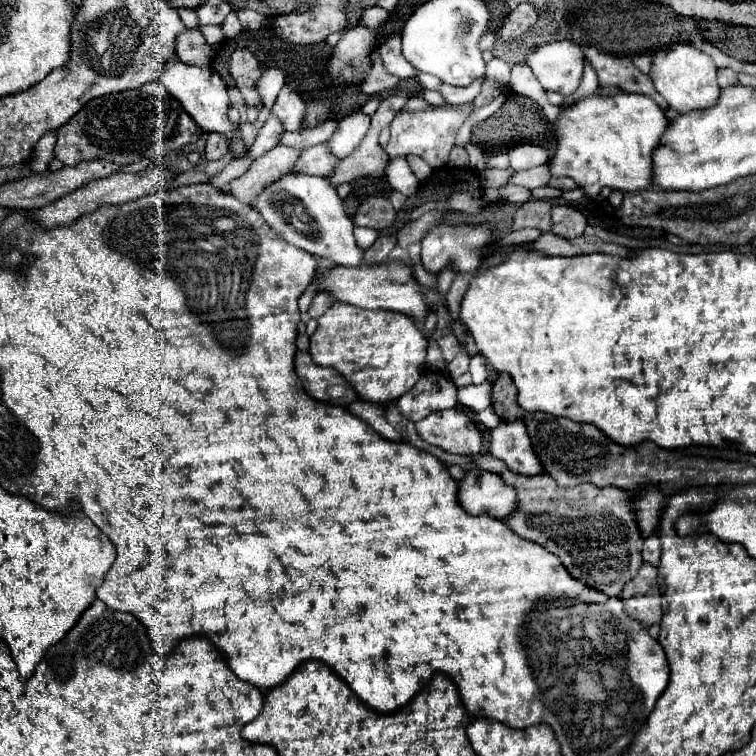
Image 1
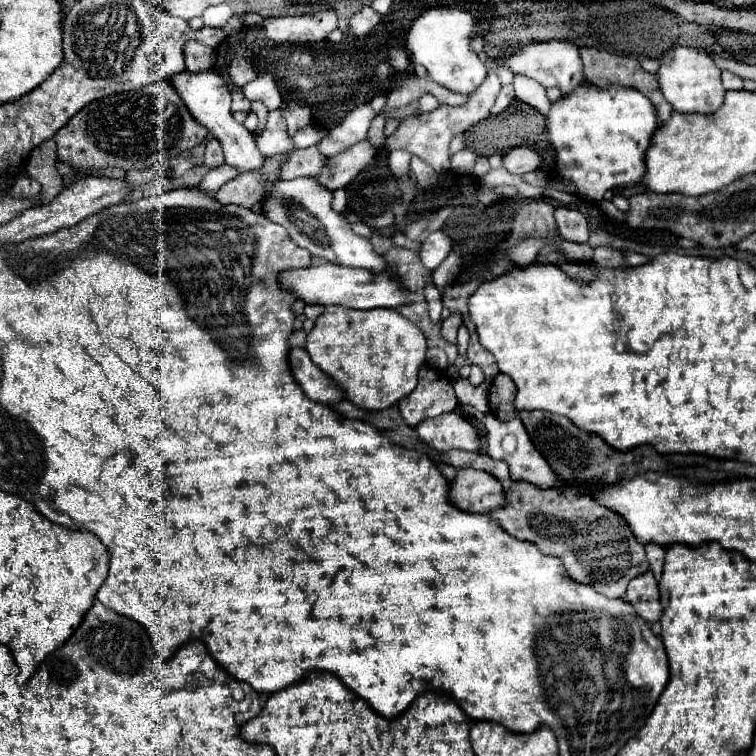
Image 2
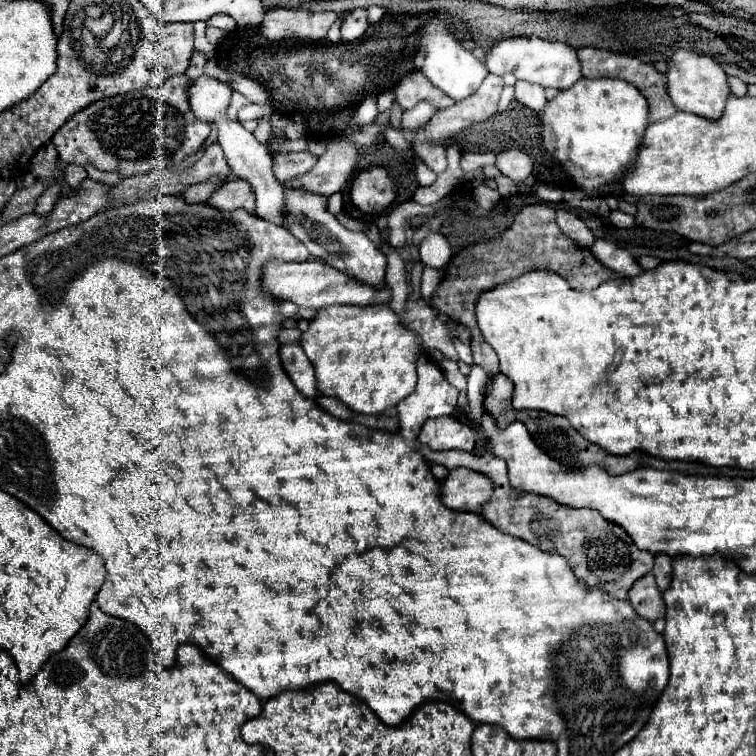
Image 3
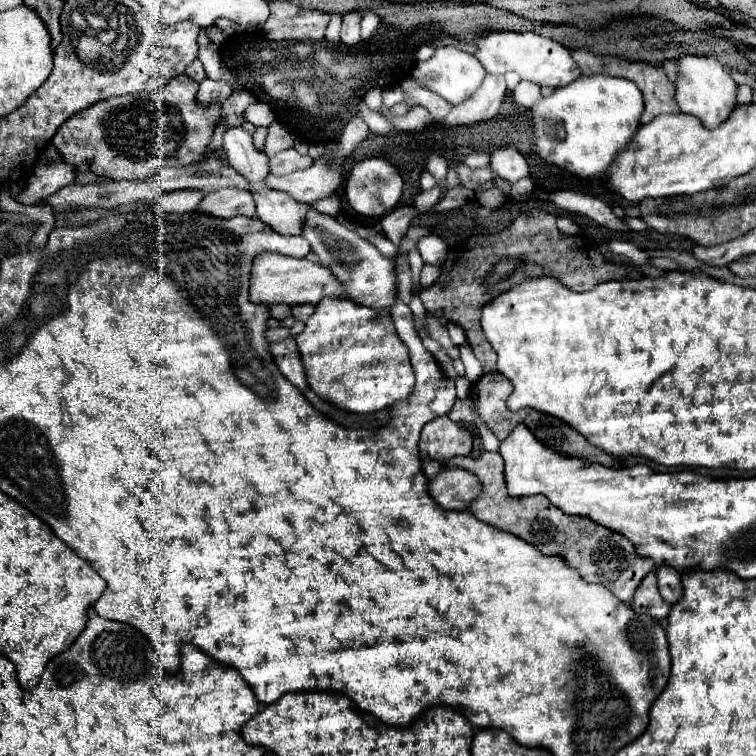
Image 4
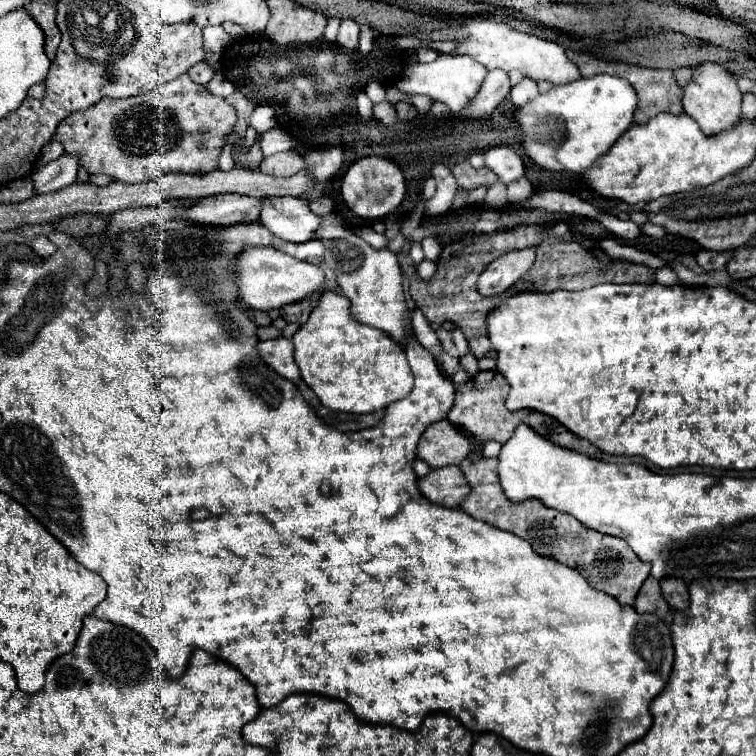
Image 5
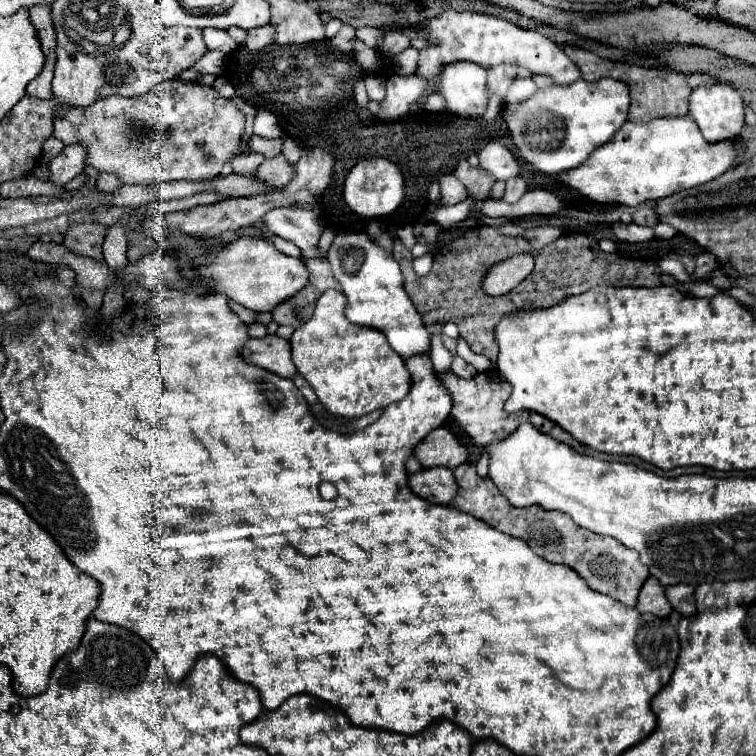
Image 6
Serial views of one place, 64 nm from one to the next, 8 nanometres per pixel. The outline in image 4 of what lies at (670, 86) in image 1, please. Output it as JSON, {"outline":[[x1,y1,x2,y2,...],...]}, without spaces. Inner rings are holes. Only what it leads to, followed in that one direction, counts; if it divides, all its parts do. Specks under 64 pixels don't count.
{"outline":[[682,56,678,62,680,74,676,82,676,100,682,112,700,118,706,128,720,126,728,114,736,108,736,90,738,90,738,104,754,104,752,88,740,86,732,80,730,72,712,56]]}

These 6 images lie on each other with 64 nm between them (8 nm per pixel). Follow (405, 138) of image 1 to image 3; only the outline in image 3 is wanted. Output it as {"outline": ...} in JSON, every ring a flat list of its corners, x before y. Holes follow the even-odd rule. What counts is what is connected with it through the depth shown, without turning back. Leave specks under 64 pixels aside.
{"outline":[[488,74,482,82,482,86,468,98,456,102,452,108,446,108,446,110,440,110,432,116,432,120,414,132,414,138,412,138,412,148,416,150,416,154,422,158,422,162,436,174,444,172,446,170,446,148,442,146,442,140,448,138,448,136,454,136,456,132,472,126,472,124,478,124,478,122,484,122,488,120,496,108,498,108,498,100,500,100,500,94,502,94,502,88,504,88,504,82,500,76,494,76,494,74]]}

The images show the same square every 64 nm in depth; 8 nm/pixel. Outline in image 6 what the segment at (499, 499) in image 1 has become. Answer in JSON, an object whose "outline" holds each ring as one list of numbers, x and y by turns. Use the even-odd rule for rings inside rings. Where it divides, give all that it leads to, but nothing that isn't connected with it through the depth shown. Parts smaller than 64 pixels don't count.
{"outline":[[426,468,408,476,412,492,432,504,450,504,458,492,454,472,448,468]]}

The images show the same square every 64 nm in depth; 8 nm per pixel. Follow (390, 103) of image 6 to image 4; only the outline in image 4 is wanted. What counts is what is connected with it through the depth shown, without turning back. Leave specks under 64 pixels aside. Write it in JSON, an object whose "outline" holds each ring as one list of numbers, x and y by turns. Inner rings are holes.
{"outline":[[442,46,442,48,434,50,434,56,428,62,418,62,414,66,410,78,424,84,424,88,440,94,440,98,444,98,452,106,458,106,460,102,468,100,476,92,476,88,480,86,484,76,486,76,486,70,480,66,480,62,474,56,464,54,452,46]]}

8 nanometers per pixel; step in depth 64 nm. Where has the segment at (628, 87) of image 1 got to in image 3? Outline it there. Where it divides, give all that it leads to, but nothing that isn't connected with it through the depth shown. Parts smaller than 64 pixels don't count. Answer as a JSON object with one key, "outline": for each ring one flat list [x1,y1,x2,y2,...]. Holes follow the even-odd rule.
{"outline":[[582,48,582,50,578,50,578,60,582,64,582,76,584,78,604,78,606,76,606,78,622,78,622,80,634,84,644,94,644,98,648,100,650,122,658,122,658,120,670,118,676,112,672,100,668,98,668,90,666,90,668,88,666,86,668,80,652,64,646,64,640,58,634,58,634,56,616,54,616,52,610,52,610,50,596,50,596,48]]}

